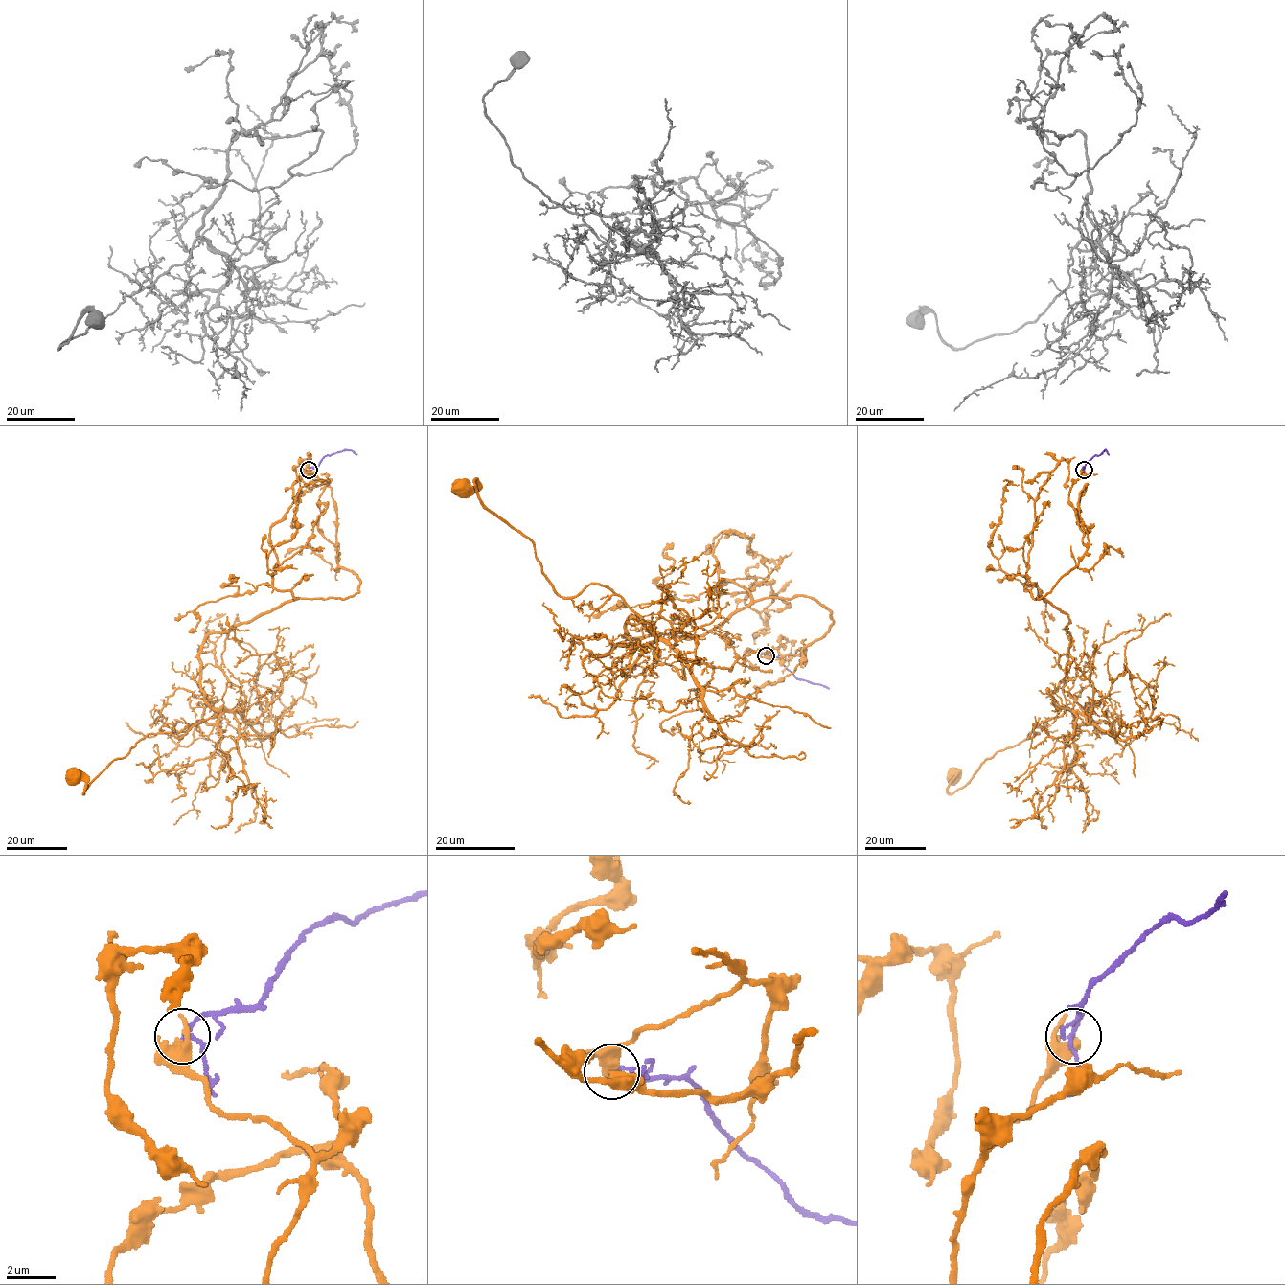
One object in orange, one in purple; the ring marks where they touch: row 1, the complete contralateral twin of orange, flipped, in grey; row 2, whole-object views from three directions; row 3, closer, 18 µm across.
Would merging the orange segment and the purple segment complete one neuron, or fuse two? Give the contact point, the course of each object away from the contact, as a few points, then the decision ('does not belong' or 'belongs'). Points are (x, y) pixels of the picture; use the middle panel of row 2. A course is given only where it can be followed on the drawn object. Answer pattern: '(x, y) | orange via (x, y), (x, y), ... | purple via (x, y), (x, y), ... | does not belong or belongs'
(766, 655) | orange via (766, 656), (832, 613), (632, 638), (463, 486) | purple via (766, 656), (778, 657), (799, 678), (829, 689) | does not belong

